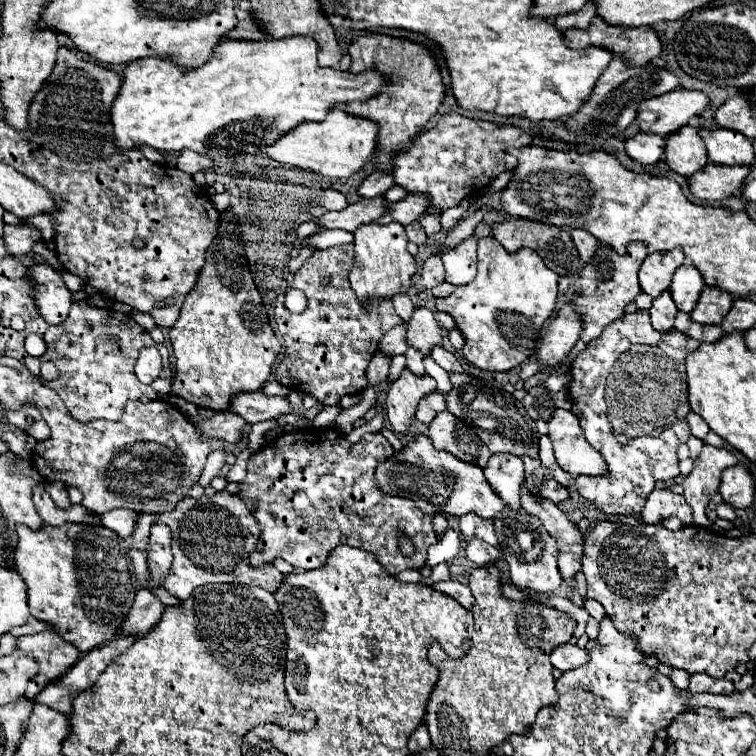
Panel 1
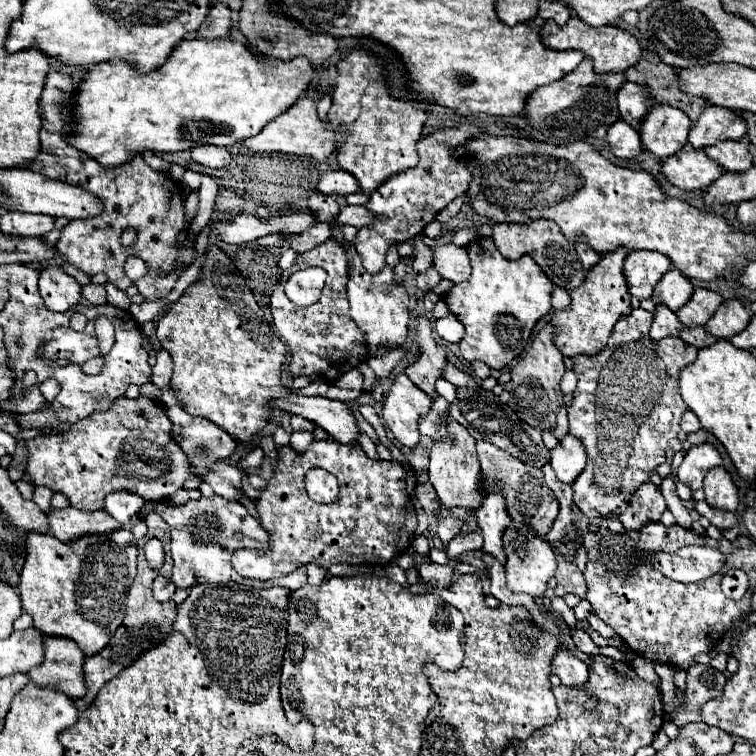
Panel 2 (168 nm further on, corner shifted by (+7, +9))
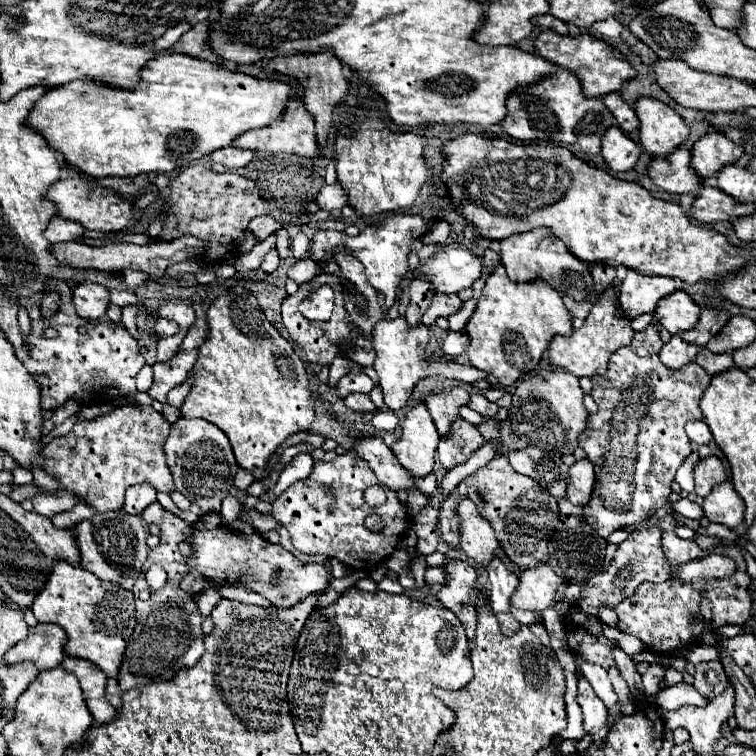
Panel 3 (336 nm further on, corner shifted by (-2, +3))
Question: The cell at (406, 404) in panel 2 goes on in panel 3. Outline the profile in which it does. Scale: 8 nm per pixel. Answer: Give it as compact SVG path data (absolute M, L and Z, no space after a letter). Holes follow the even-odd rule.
M419 403L407 411L401 429L403 433L391 445L391 451L397 455L399 463L413 475L427 475L433 469L433 455L441 437L425 403Z

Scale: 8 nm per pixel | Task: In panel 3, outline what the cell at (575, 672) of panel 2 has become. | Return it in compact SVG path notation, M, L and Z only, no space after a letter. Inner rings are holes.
M579 675L577 685L579 685L577 703L583 709L583 725L585 725L585 731L593 735L593 743L595 745L601 745L603 739L605 739L605 733L607 733L607 727L605 727L607 707L603 705L603 701L597 697L597 693L591 687L591 683L583 675Z

